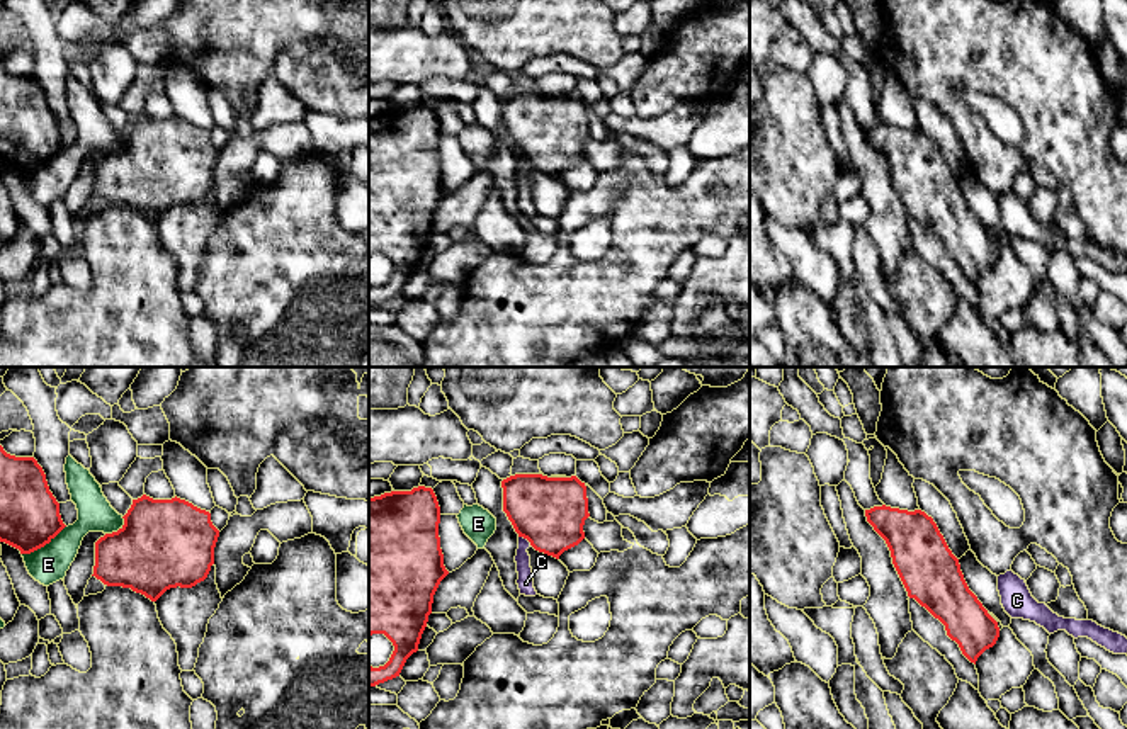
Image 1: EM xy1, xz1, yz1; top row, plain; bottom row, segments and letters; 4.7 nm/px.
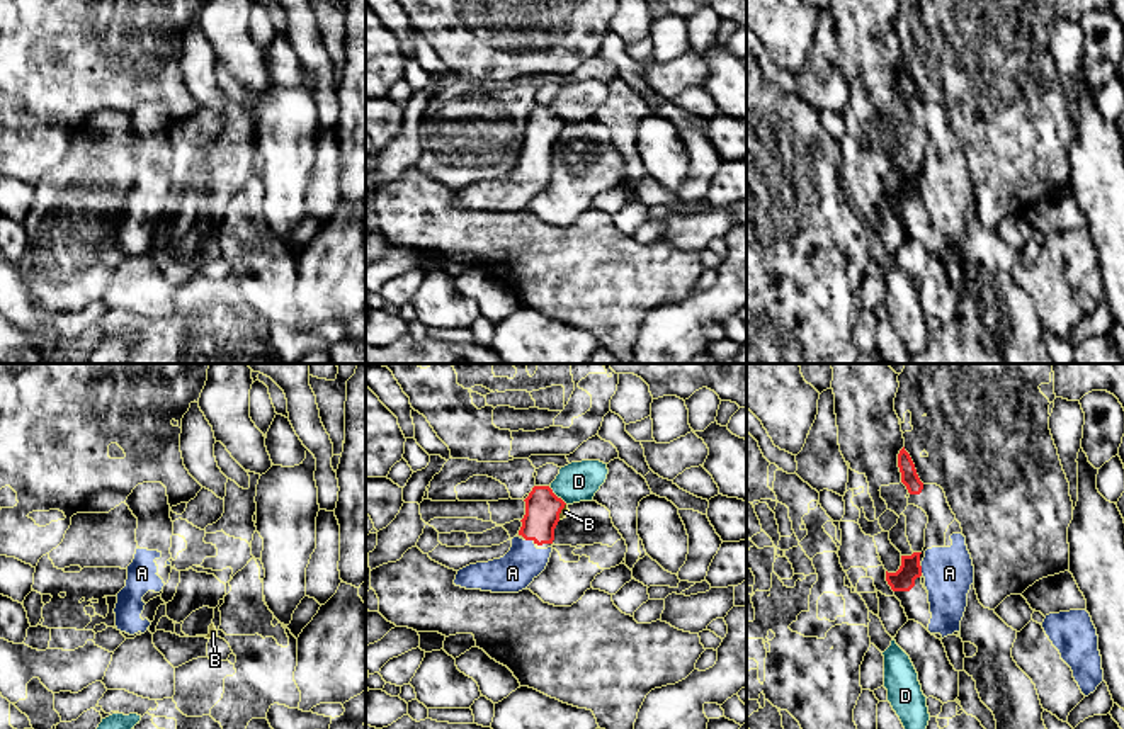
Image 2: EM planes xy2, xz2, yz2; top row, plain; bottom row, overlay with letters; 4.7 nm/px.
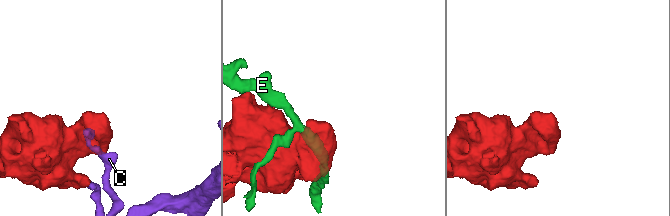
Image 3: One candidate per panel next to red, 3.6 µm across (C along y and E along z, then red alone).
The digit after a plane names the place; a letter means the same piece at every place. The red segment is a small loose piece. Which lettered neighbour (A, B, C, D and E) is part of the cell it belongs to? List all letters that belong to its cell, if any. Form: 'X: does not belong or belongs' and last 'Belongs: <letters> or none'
A: belongs
B: does not belong
C: does not belong
D: does not belong
E: does not belong
Belongs: A

